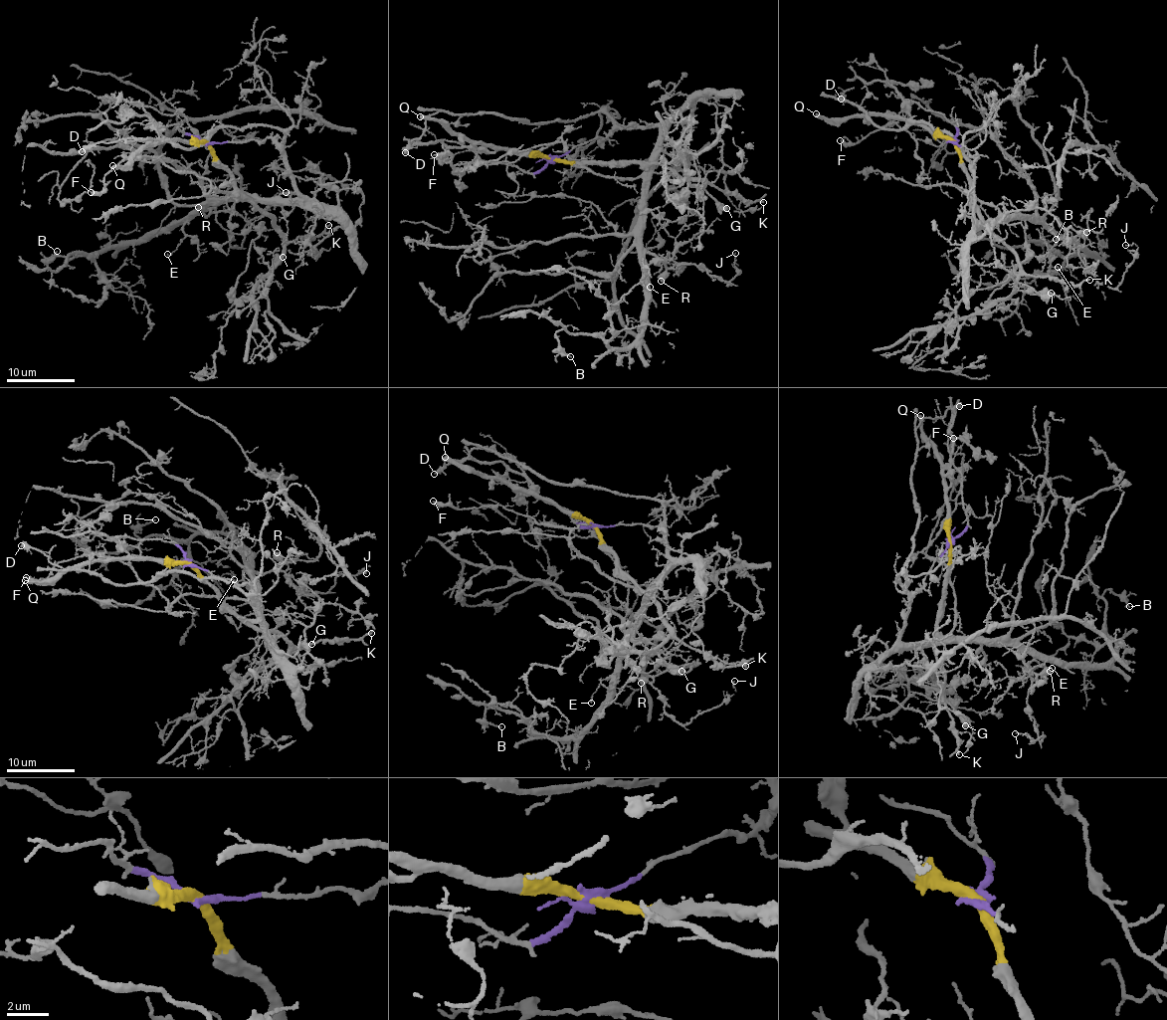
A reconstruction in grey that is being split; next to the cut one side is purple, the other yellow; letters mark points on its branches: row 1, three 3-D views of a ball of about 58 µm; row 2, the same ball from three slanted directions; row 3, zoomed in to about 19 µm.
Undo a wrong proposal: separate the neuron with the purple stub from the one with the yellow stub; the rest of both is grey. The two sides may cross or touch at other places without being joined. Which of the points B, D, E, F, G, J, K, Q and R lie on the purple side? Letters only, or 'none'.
B, D, E, F, J, R

